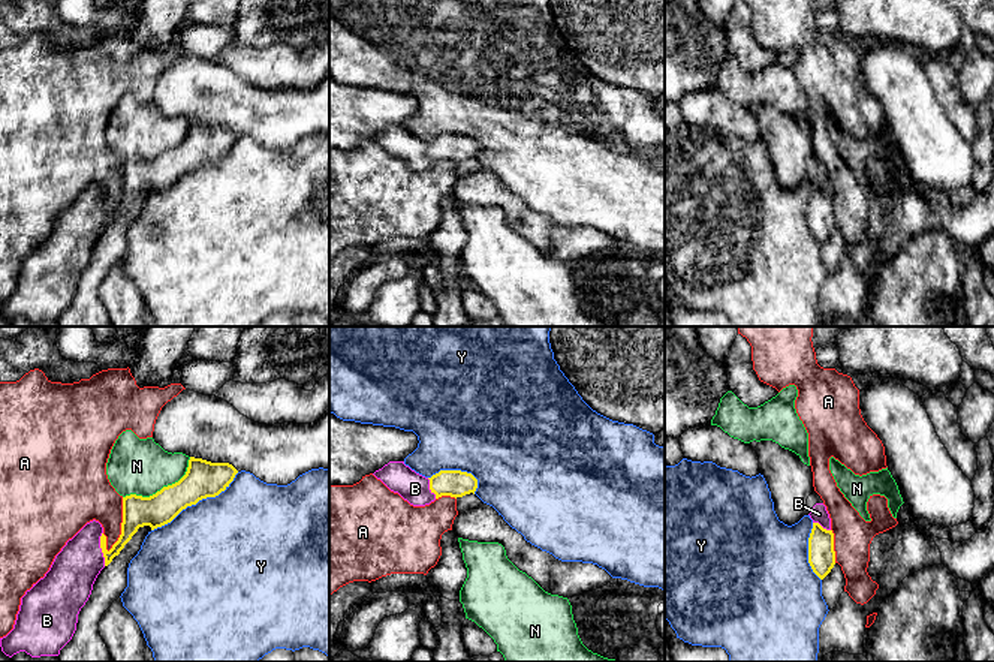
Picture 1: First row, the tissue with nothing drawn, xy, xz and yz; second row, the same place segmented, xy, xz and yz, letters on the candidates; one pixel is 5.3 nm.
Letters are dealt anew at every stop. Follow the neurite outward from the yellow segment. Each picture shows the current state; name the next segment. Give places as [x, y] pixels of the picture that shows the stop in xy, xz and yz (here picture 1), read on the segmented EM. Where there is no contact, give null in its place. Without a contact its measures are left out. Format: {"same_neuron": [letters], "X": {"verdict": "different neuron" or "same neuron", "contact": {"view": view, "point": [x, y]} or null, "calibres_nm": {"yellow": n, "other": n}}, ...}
{"same_neuron": ["B"], "A": {"verdict": "different neuron", "contact": {"view": "xy", "point": [122, 524]}, "calibres_nm": {"yellow": 170, "other": 280}}, "B": {"verdict": "same neuron", "contact": {"view": "xy", "point": [101, 547]}, "calibres_nm": {"yellow": 140, "other": 260}}, "N": {"verdict": "different neuron", "contact": {"view": "xy", "point": [163, 487]}, "calibres_nm": {"yellow": 200, "other": 300}}, "Y": {"verdict": "different neuron", "contact": {"view": "xy", "point": [196, 502]}, "calibres_nm": {"yellow": 200, "other": 480}}}

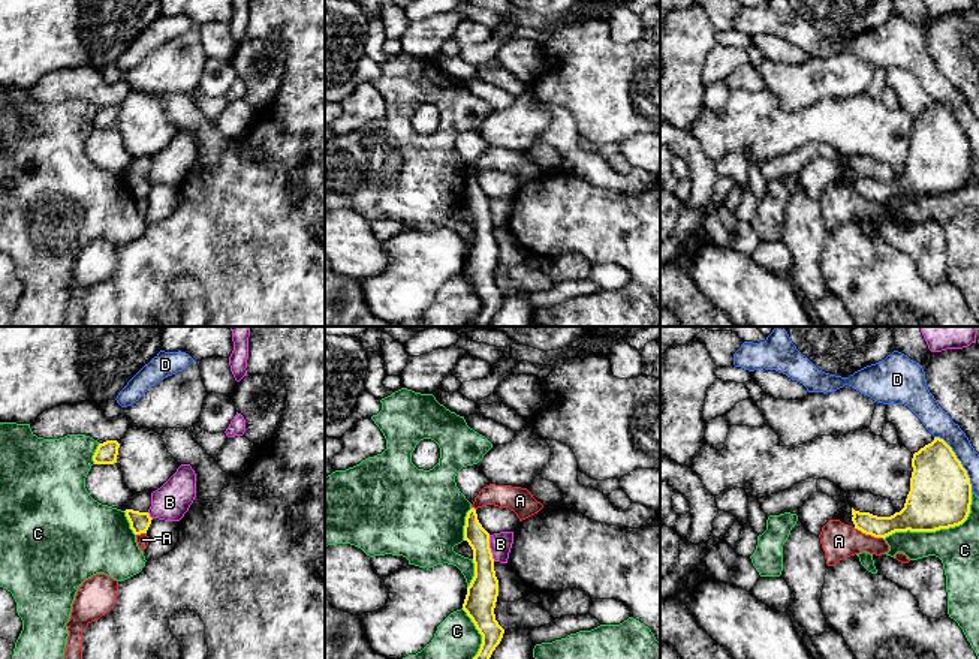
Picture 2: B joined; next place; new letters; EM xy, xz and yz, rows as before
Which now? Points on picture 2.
{"same_neuron": [], "A": {"verdict": "different neuron", "contact": {"view": "yz", "point": [868, 533]}, "calibres_nm": {"yellow": 150, "other": 190}}, "B": {"verdict": "different neuron", "contact": {"view": "xz", "point": [490, 548]}, "calibres_nm": {"yellow": 160, "other": 120}}, "C": {"verdict": "different neuron", "contact": {"view": "yz", "point": [937, 529]}, "calibres_nm": {"yellow": 340, "other": 220}}, "D": {"verdict": "different neuron", "contact": {"view": "yz", "point": [960, 462]}, "calibres_nm": {"yellow": 340, "other": 140}}}

